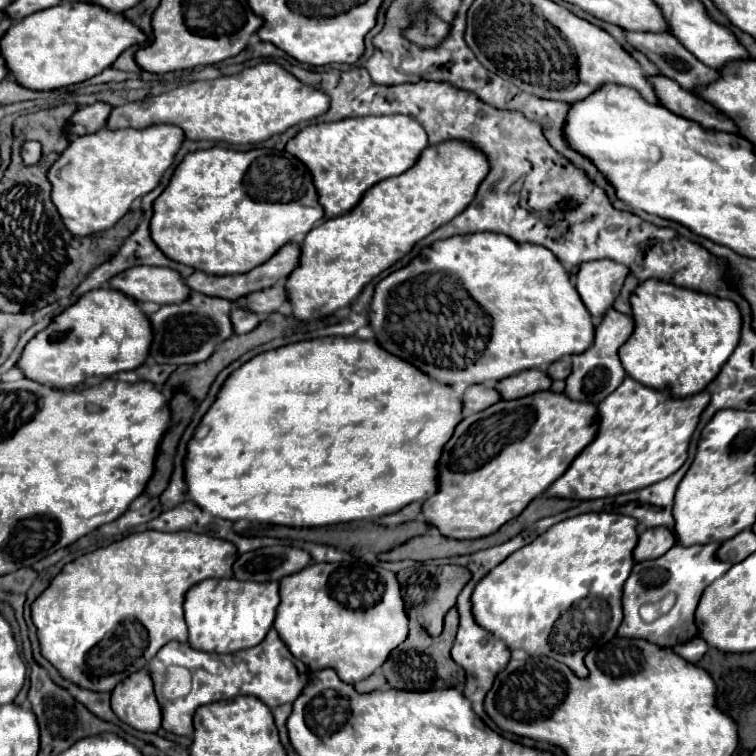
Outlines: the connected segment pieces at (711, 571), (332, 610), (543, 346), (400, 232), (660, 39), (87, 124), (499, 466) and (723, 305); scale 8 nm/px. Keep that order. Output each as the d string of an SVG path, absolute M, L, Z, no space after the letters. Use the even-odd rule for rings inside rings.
M718 542L694 544L694 546L676 544L660 558L636 562L630 578L624 584L624 620L622 620L622 626L618 628L618 634L626 636L626 638L640 636L662 648L678 646L678 644L684 644L684 642L692 640L694 636L698 636L698 628L694 622L694 612L696 612L698 600L700 600L704 588L708 584L712 584L716 578L720 578L722 574L726 574L732 566L732 564L724 564L722 560L716 560L716 548L720 548ZM666 592L676 594L676 604L672 606L672 610L666 616L662 616L650 624L644 622L638 614L638 608L646 602L662 598Z
M314 562L308 568L280 580L280 606L276 612L274 628L288 644L290 652L300 658L312 672L334 668L346 684L356 684L374 674L390 656L390 652L406 640L408 614L404 612L400 584L394 572L368 564L344 566L336 562Z
M478 232L478 234L464 234L464 236L452 236L440 242L434 242L432 246L424 248L408 266L392 272L388 278L384 278L374 292L372 308L370 308L370 324L376 332L376 340L380 342L382 348L386 348L390 354L408 360L422 372L426 372L430 378L444 382L444 384L456 384L456 382L466 382L466 384L482 384L482 382L496 382L502 378L508 378L512 374L518 374L522 370L530 368L542 368L546 364L552 364L564 356L580 354L584 352L592 340L594 340L594 324L592 316L586 312L586 306L576 290L576 286L570 280L570 274L566 268L560 264L560 260L544 246L536 244L520 244L514 242L512 238L496 232Z
M464 140L426 146L410 170L374 184L352 212L314 226L302 242L300 266L284 286L294 306L292 318L312 320L348 306L372 278L406 256L416 242L458 216L474 200L488 168L484 152Z
M626 32L626 38L632 46L644 52L664 76L676 80L686 90L696 88L696 84L712 84L712 80L720 76L718 70L702 64L672 34Z
M96 102L90 106L78 108L78 112L70 120L70 134L72 136L84 136L84 134L94 134L100 128L104 128L108 116L112 112L112 106L106 102Z
M552 390L516 400L500 400L458 424L454 436L444 446L440 458L440 488L424 502L424 516L448 538L468 540L488 536L508 520L516 518L536 496L546 492L550 484L568 470L572 460L596 438L596 432L598 408L594 404L580 404Z
M644 280L630 296L630 302L636 326L620 348L622 366L640 384L656 390L670 388L676 398L702 392L740 342L742 314L732 300L660 280Z

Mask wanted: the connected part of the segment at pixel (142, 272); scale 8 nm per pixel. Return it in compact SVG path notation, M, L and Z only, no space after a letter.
M134 266L110 280L112 288L140 300L140 302L158 302L174 304L188 300L190 292L184 288L184 278L170 268L158 266Z

